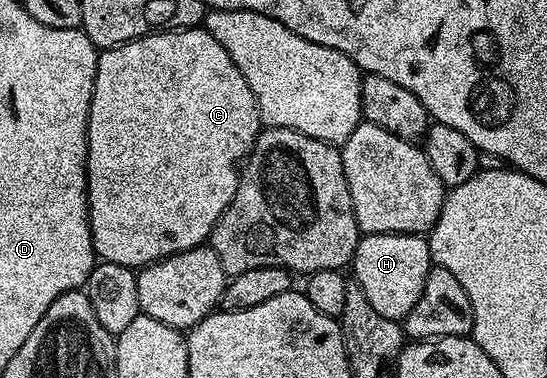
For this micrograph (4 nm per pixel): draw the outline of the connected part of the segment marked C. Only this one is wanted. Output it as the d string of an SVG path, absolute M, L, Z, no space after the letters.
M204 27L196 29L178 29L167 33L152 33L146 37L140 37L134 41L123 43L114 49L103 49L97 54L97 70L95 71L95 87L91 95L91 111L89 112L89 122L87 123L87 187L89 188L89 226L91 227L91 239L93 240L93 252L101 261L110 261L111 263L119 263L123 267L134 271L140 270L146 265L150 265L152 261L158 261L164 257L170 257L176 253L182 253L188 249L194 249L197 245L206 244L209 236L213 233L215 223L223 215L223 211L231 203L231 199L237 190L237 179L239 176L239 166L249 155L249 149L255 143L258 133L263 128L263 122L259 115L259 107L255 103L255 95L251 95L251 87L247 87L247 79L243 79L239 67L235 67L235 63L231 59L231 55L227 55L227 51L223 51L223 47L215 38L212 37Z

